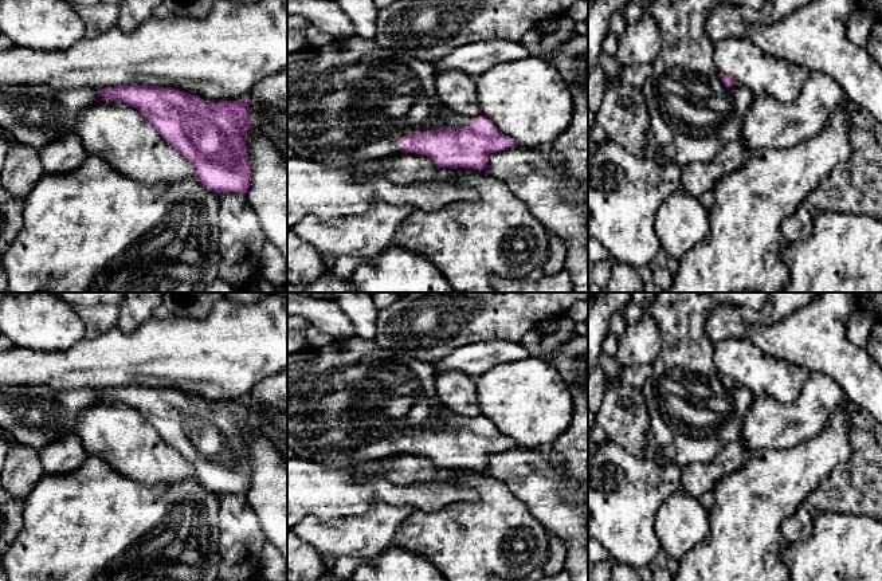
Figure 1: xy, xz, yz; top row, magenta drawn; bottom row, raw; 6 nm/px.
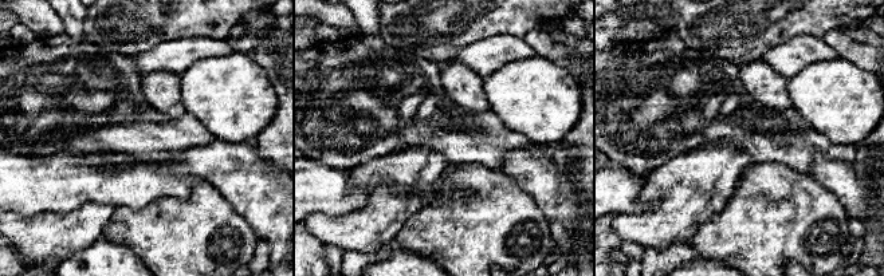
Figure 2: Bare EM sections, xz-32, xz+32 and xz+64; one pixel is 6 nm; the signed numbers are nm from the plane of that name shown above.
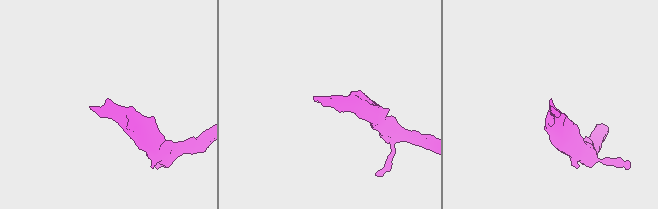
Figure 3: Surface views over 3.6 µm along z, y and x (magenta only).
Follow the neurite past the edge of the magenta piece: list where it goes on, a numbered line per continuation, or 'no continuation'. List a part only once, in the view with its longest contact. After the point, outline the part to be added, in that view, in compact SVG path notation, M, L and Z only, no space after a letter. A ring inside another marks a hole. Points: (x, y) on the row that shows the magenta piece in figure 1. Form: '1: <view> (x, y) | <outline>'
1: xz (349, 101) | M354 35L336 38L320 48L306 46L302 51L287 54L287 146L298 157L342 168L401 153L403 146L397 141L405 136L470 125L471 118L451 111L440 101L432 63L405 51L388 50Z

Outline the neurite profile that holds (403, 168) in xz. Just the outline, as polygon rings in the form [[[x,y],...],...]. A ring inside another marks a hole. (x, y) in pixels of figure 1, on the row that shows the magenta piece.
[[[399,153],[369,160],[358,168],[356,174],[384,176],[395,184],[408,184],[428,180],[436,169],[435,162],[424,154]]]

